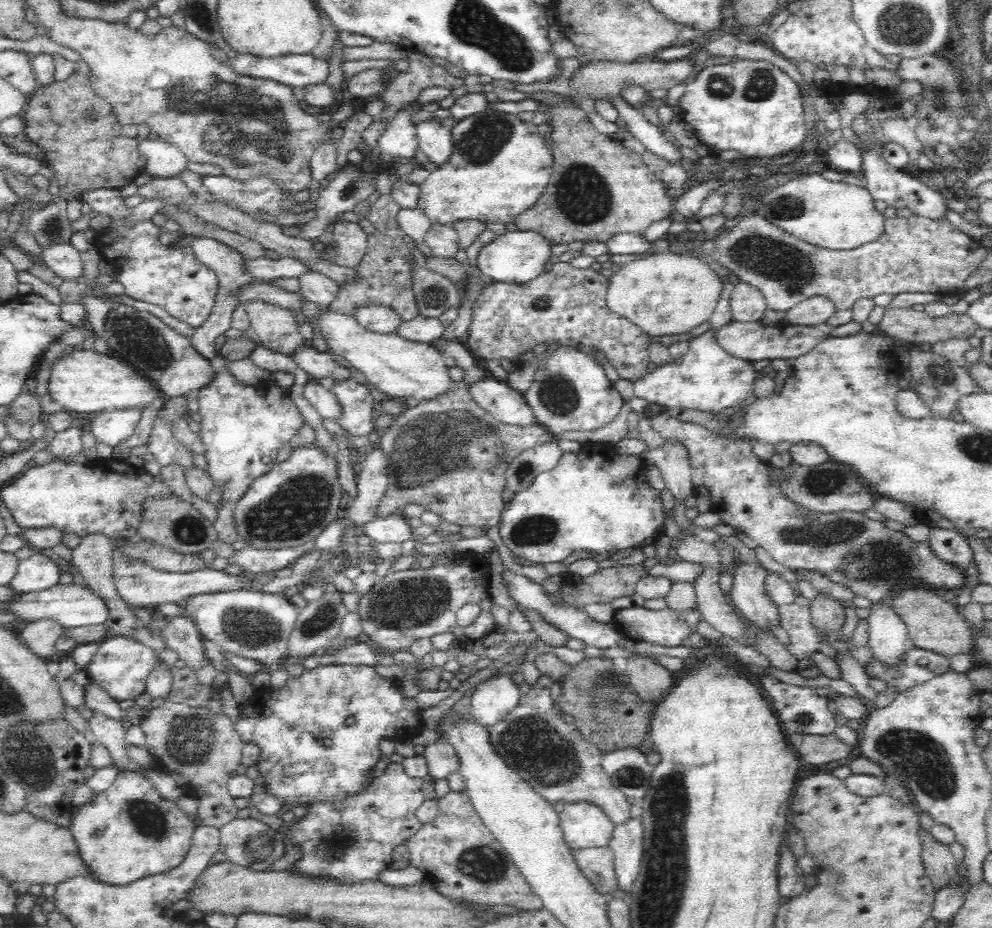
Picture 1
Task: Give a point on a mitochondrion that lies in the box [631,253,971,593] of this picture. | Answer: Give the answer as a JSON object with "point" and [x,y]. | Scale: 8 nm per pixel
{"point":[877,560]}

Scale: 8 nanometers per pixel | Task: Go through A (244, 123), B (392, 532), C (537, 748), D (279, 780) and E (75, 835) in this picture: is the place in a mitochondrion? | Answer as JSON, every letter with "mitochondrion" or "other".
{"A":"mitochondrion","B":"other","C":"mitochondrion","D":"other","E":"other"}

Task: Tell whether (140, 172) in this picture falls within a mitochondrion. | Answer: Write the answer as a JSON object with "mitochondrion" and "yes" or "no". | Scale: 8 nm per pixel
{"mitochondrion":"no"}

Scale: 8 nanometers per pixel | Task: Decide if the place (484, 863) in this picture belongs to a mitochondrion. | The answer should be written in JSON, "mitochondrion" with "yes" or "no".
{"mitochondrion":"yes"}

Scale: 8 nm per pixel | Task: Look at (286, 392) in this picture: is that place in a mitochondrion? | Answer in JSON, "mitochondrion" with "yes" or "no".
{"mitochondrion":"no"}

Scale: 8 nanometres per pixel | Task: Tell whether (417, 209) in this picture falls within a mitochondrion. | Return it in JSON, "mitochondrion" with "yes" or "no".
{"mitochondrion":"no"}

